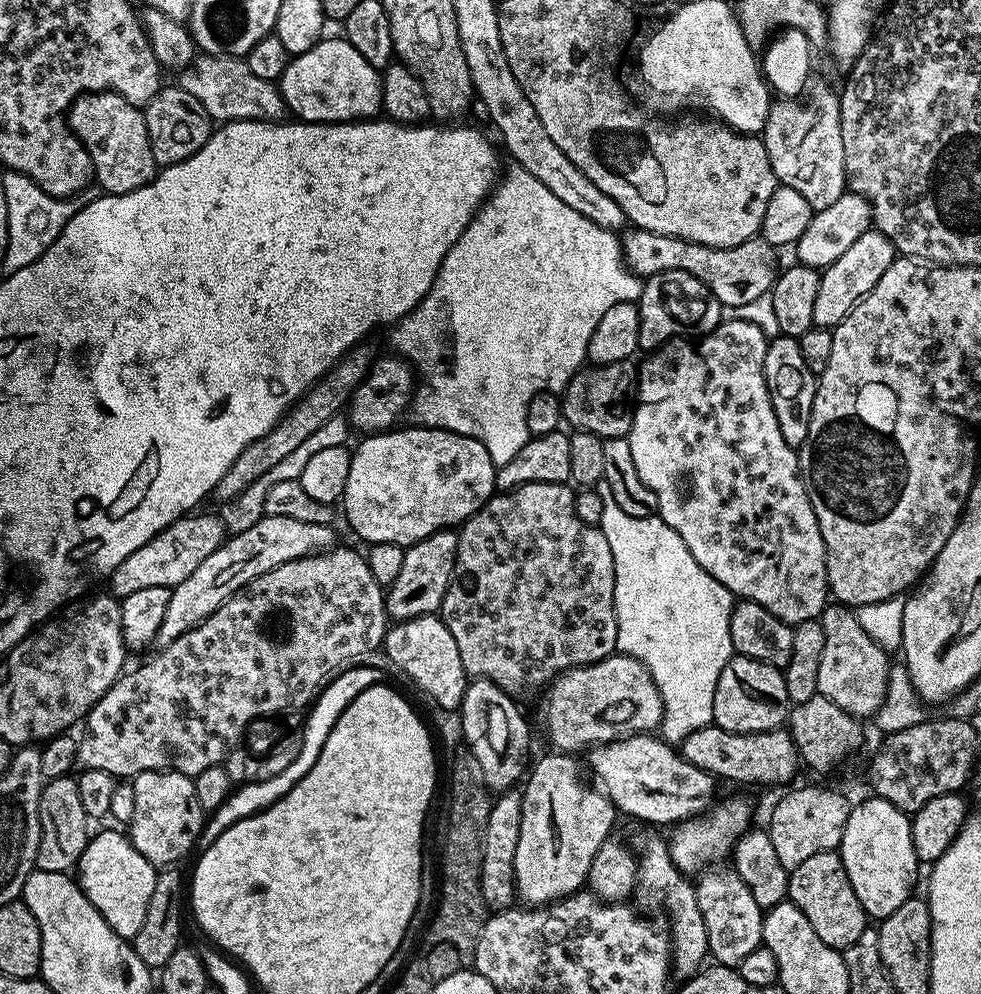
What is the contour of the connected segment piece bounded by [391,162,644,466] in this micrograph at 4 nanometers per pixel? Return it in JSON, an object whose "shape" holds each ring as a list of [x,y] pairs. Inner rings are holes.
{"shape":[[[512,162],[503,169],[498,183],[492,189],[487,200],[480,205],[476,217],[462,230],[458,242],[450,246],[446,258],[442,258],[442,266],[422,302],[410,315],[402,317],[400,323],[391,329],[392,344],[397,353],[403,354],[418,373],[418,383],[414,399],[410,405],[411,415],[416,415],[415,423],[426,428],[444,428],[454,434],[462,434],[466,438],[474,438],[486,446],[486,454],[497,466],[510,462],[522,446],[530,439],[526,426],[526,406],[530,406],[530,398],[539,392],[563,393],[573,376],[585,367],[588,360],[588,343],[590,334],[598,327],[602,314],[610,310],[610,306],[618,306],[618,302],[639,301],[644,280],[637,276],[624,262],[622,240],[617,233],[608,232],[602,226],[590,222],[590,218],[582,218],[578,210],[566,206],[552,191],[546,190],[534,174],[530,174],[520,164]]]}

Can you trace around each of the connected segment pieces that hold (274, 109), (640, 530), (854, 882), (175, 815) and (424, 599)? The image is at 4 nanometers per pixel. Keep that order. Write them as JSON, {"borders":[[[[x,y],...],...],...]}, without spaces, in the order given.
{"borders":[[[[197,55],[190,68],[179,73],[179,87],[185,88],[202,106],[213,121],[270,120],[280,122],[285,119],[286,107],[279,87],[266,78],[257,78],[251,72],[247,59],[238,56]]],[[[608,498],[604,501],[602,522],[598,527],[602,530],[602,534],[606,534],[606,542],[610,542],[610,554],[614,554],[614,578],[616,579],[614,582],[614,602],[616,603],[616,621],[618,622],[617,649],[623,655],[642,662],[642,666],[646,666],[650,678],[654,678],[654,686],[658,686],[660,697],[664,703],[664,716],[660,719],[659,735],[669,744],[679,746],[684,743],[686,737],[694,734],[694,730],[702,730],[712,724],[714,690],[718,686],[718,678],[722,674],[726,662],[734,655],[730,642],[730,614],[734,603],[733,594],[730,590],[726,590],[726,586],[722,586],[722,582],[710,578],[710,574],[706,574],[706,570],[702,570],[702,566],[698,566],[698,562],[694,562],[694,554],[690,554],[690,550],[686,550],[686,542],[682,542],[682,538],[678,538],[674,529],[666,526],[666,522],[661,520],[659,515],[634,518],[630,514],[626,514],[626,510],[622,510],[622,506],[618,506],[611,498]]],[[[878,795],[869,797],[861,804],[853,803],[838,851],[842,866],[846,866],[846,878],[850,878],[850,886],[854,886],[858,902],[862,902],[862,910],[873,921],[879,922],[894,914],[902,902],[913,899],[918,861],[914,854],[909,813],[898,810],[898,806],[890,806],[890,802]]],[[[143,772],[131,777],[134,788],[134,814],[131,823],[127,825],[126,832],[132,844],[150,863],[157,866],[176,866],[179,860],[188,851],[197,847],[197,840],[203,830],[206,814],[202,806],[198,806],[198,794],[194,794],[194,779],[191,776],[183,776],[181,772]]],[[[452,530],[435,532],[430,534],[430,538],[405,548],[402,571],[399,572],[398,578],[394,578],[394,582],[386,588],[384,605],[389,617],[399,622],[439,613],[442,598],[446,598],[446,586],[450,586],[457,554],[458,535]]]]}

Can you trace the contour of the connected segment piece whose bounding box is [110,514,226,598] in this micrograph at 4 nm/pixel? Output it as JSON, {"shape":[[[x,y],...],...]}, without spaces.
{"shape":[[[189,514],[181,516],[179,520],[173,522],[170,526],[166,526],[164,532],[160,532],[154,538],[150,538],[146,542],[146,546],[138,546],[138,550],[134,550],[134,554],[130,554],[130,558],[123,560],[110,577],[111,595],[117,598],[123,598],[130,594],[135,594],[137,590],[150,590],[150,586],[162,586],[163,588],[176,588],[178,582],[183,582],[185,578],[190,578],[190,574],[194,574],[194,569],[206,559],[209,554],[214,554],[214,550],[218,550],[218,546],[224,543],[226,539],[226,531],[224,532],[224,524],[216,516],[196,516],[200,514]]]}

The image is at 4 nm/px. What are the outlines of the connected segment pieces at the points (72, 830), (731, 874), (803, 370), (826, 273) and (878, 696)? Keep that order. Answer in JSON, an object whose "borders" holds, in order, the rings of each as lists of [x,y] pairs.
{"borders":[[[[71,775],[49,780],[40,795],[40,841],[36,855],[36,868],[51,872],[71,873],[79,865],[82,850],[86,850],[90,839],[90,818],[82,810],[82,798]]],[[[709,866],[695,877],[698,910],[702,910],[702,922],[706,922],[708,955],[715,963],[725,964],[727,968],[739,969],[747,955],[761,948],[764,942],[762,926],[765,909],[754,902],[746,882],[738,878],[731,866]]],[[[776,334],[776,337],[773,335],[769,339],[764,377],[766,386],[770,390],[770,402],[774,406],[774,415],[777,416],[778,426],[782,430],[782,438],[786,438],[791,448],[799,450],[806,442],[806,434],[810,430],[818,376],[810,370],[810,366],[806,366],[806,358],[802,358],[797,337]]],[[[875,230],[862,234],[862,238],[858,238],[843,252],[838,262],[821,271],[818,294],[814,298],[815,327],[829,330],[837,328],[850,314],[850,310],[854,310],[854,306],[858,306],[858,302],[866,298],[870,290],[874,290],[878,278],[882,278],[882,274],[890,270],[897,258],[896,247],[892,245],[890,238],[886,238],[886,234]]],[[[829,603],[818,619],[822,634],[826,634],[826,643],[822,646],[822,663],[818,666],[817,693],[830,698],[834,706],[842,706],[846,714],[857,718],[875,717],[887,696],[889,653],[858,626],[855,611],[845,605]]]]}

